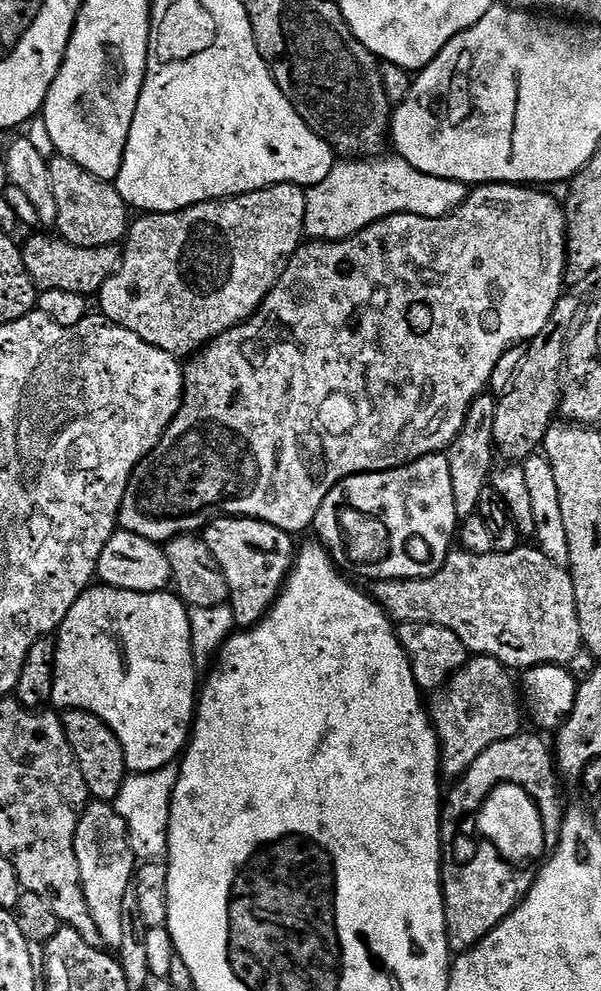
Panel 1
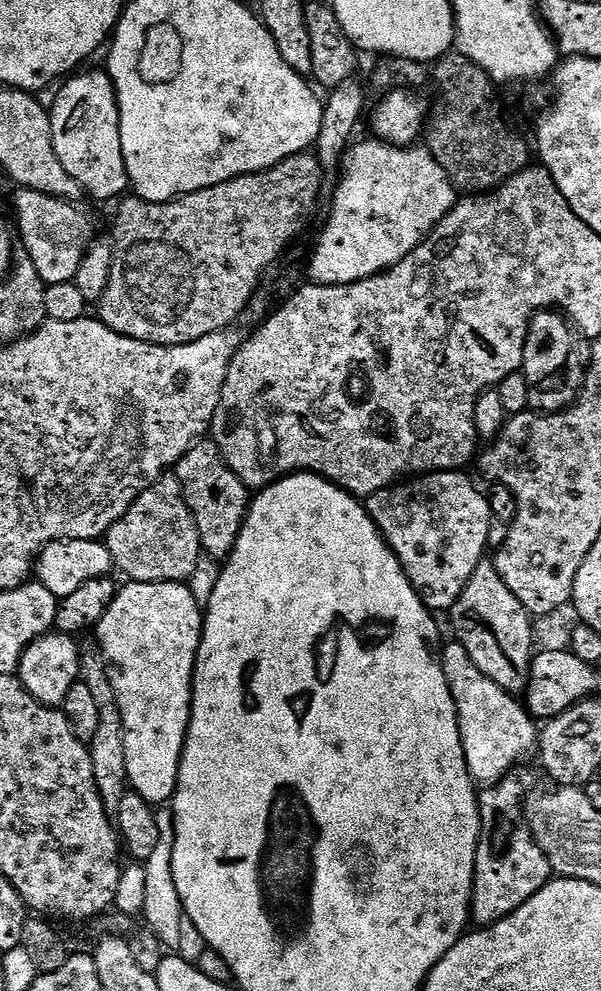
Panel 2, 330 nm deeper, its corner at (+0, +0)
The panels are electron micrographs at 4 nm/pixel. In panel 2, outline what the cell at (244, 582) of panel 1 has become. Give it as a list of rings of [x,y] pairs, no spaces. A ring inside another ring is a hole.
[[[204,438],[193,444],[174,465],[174,474],[184,487],[184,501],[198,526],[200,546],[205,557],[221,562],[227,561],[238,542],[238,534],[248,516],[250,489],[230,470],[222,458],[220,445],[215,439]]]

